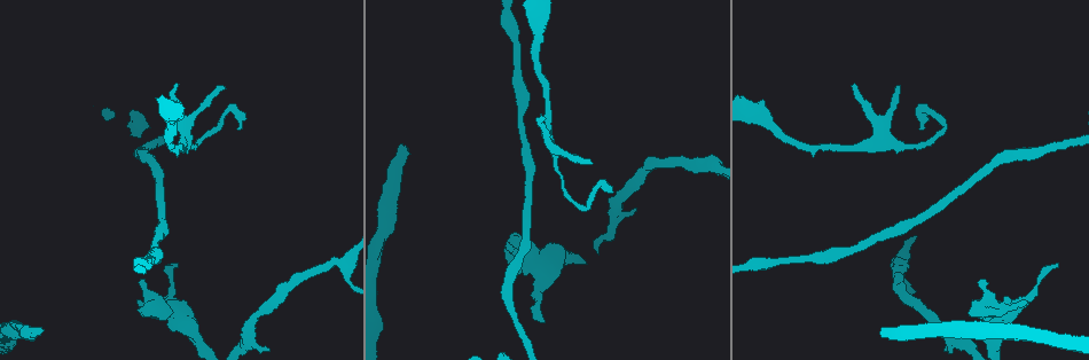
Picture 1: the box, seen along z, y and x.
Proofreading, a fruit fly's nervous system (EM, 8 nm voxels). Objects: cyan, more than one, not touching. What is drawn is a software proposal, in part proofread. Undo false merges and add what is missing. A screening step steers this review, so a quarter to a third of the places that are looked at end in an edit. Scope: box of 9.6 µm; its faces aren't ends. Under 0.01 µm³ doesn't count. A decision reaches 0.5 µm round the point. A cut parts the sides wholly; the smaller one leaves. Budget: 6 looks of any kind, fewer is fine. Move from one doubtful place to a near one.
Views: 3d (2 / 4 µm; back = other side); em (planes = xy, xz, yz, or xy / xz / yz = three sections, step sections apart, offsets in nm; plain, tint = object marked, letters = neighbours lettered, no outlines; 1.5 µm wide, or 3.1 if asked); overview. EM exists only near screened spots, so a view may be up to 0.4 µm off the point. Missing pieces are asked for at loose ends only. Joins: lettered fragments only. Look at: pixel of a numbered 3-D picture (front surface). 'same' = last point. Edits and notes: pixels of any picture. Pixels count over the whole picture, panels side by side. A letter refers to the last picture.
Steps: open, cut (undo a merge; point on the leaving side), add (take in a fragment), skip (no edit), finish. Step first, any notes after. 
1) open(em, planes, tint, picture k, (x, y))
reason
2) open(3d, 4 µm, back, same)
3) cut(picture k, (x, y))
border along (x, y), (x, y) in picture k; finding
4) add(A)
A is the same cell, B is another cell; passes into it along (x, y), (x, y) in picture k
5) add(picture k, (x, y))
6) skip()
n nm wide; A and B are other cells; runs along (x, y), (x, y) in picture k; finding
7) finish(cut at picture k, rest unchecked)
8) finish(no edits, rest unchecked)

open(3d, 2 µm, picture 1, (546, 118))
free end

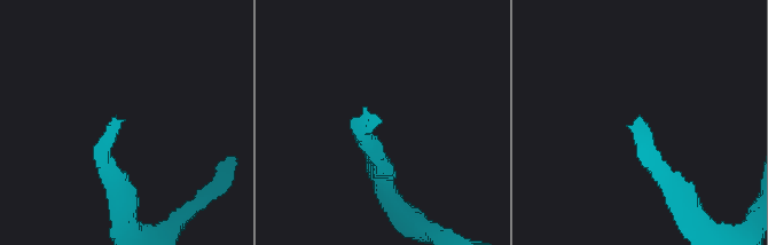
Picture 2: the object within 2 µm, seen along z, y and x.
open(em, yz, step 8, tint, picture 2, (377, 116))

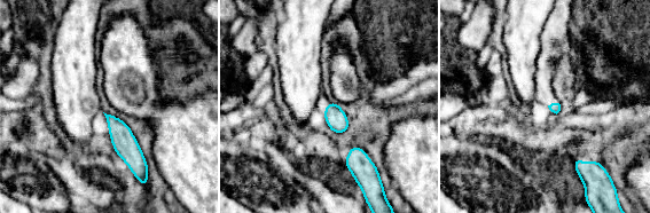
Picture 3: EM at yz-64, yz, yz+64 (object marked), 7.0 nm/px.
open(em, planes, letters, same)

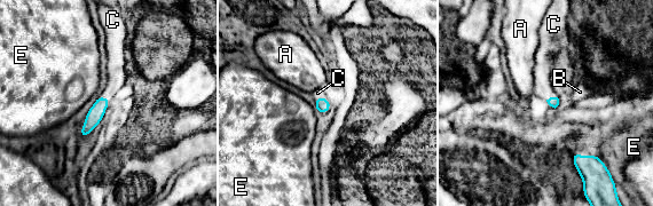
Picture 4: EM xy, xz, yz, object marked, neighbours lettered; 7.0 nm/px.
add(C)
C is the same cell, A, B and E are other cells; passes into it along (95, 113), (103, 96), (116, 76) in picture 4; it goes on there

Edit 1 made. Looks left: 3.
open(overview)
redraw

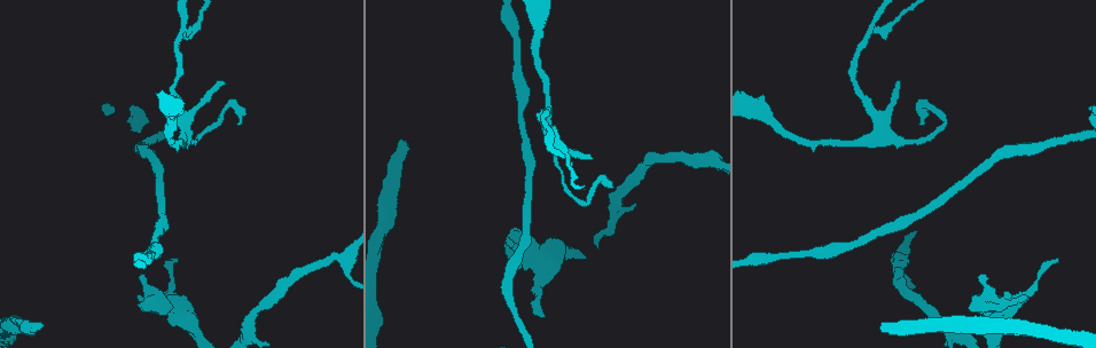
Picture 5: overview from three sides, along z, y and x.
open(em, planes, letters, picture 5, (223, 80))
branch stops here

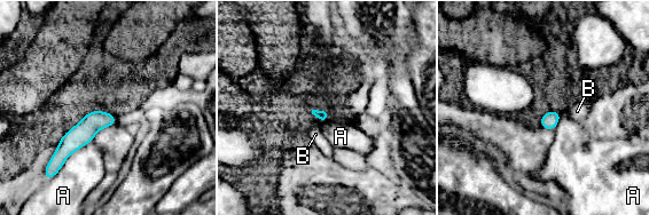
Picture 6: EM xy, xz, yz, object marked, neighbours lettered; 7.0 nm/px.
skip()
A and B are other cells; border along (92, 140), (73, 151), (57, 173) in picture 6; none of them fits

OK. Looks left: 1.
open(em, planes, letters, picture 5, (200, 338))
calibre changes

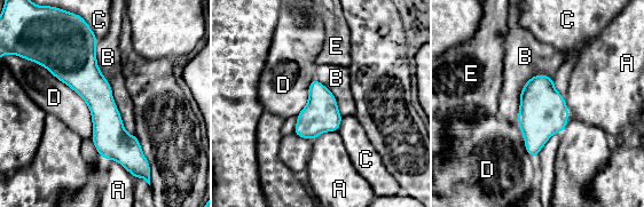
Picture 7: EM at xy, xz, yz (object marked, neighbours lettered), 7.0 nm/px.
skip()
220 nm wide; A, B, C, D and E are other cells; all the same cell

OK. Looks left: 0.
finish(add at picture 4, rest unchecked)

